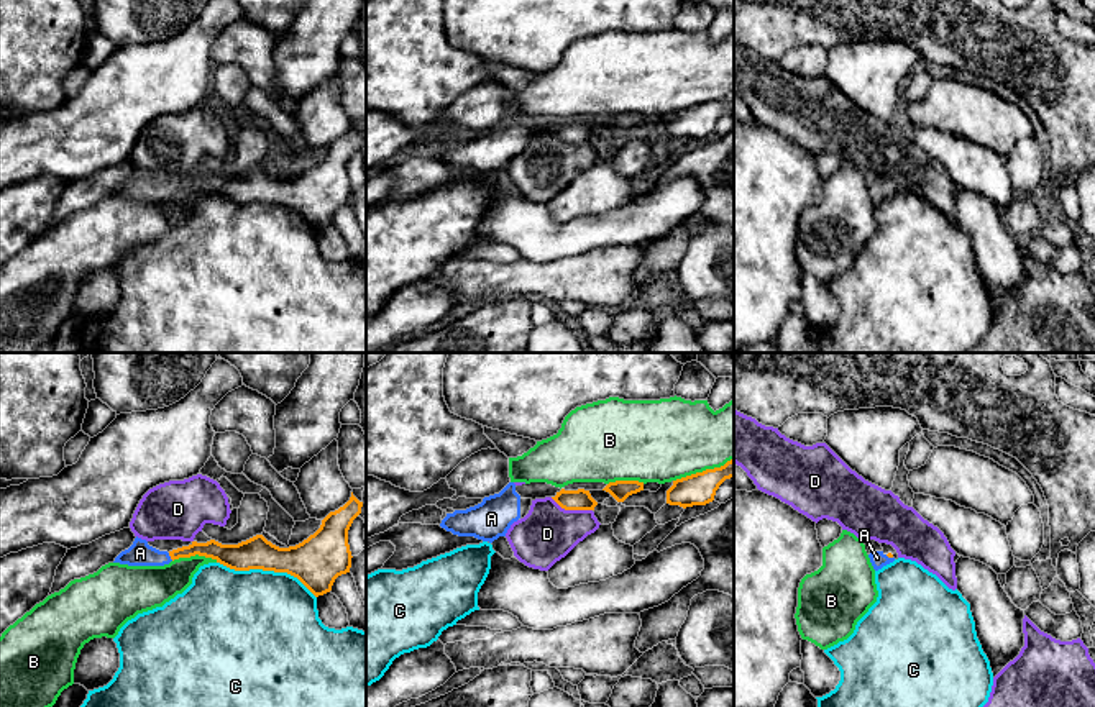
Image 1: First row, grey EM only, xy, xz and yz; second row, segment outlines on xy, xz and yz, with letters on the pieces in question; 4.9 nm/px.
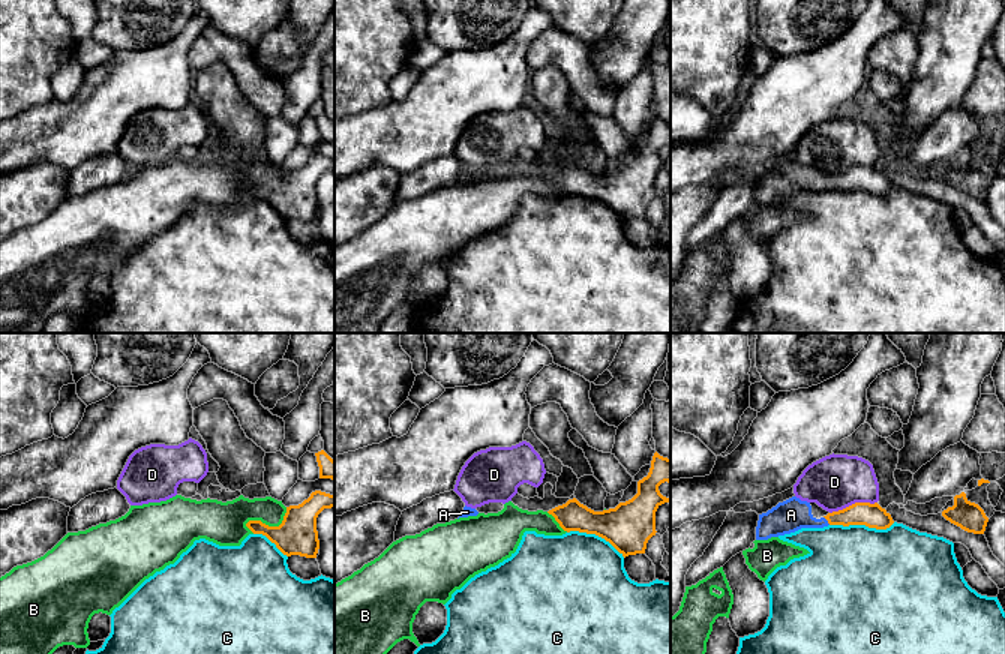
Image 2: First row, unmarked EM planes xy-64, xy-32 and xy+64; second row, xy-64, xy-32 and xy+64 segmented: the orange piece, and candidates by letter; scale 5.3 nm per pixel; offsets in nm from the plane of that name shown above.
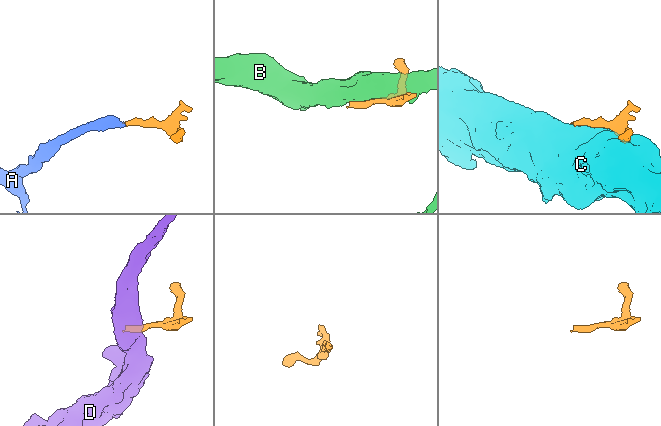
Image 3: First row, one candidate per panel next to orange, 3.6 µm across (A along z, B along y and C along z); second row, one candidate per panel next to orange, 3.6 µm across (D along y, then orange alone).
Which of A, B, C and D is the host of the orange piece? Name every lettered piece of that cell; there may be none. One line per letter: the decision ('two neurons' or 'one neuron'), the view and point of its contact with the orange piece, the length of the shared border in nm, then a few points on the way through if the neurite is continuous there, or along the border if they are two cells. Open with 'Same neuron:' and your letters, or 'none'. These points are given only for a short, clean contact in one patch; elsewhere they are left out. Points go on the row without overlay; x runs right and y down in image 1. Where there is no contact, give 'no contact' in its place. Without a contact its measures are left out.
Same neuron: A
A: one neuron | xy (169, 187) | 50 nm | across xy (212, 181), (194, 181), (169, 187), (148, 189), (140, 186)
B: two neurons | xz (703, 104) | 320 nm
C: two neurons | xy (266, 202) | 500 nm
D: two neurons | xz (572, 141) | 220 nm | along xz (550, 130), (565, 141), (591, 143)

